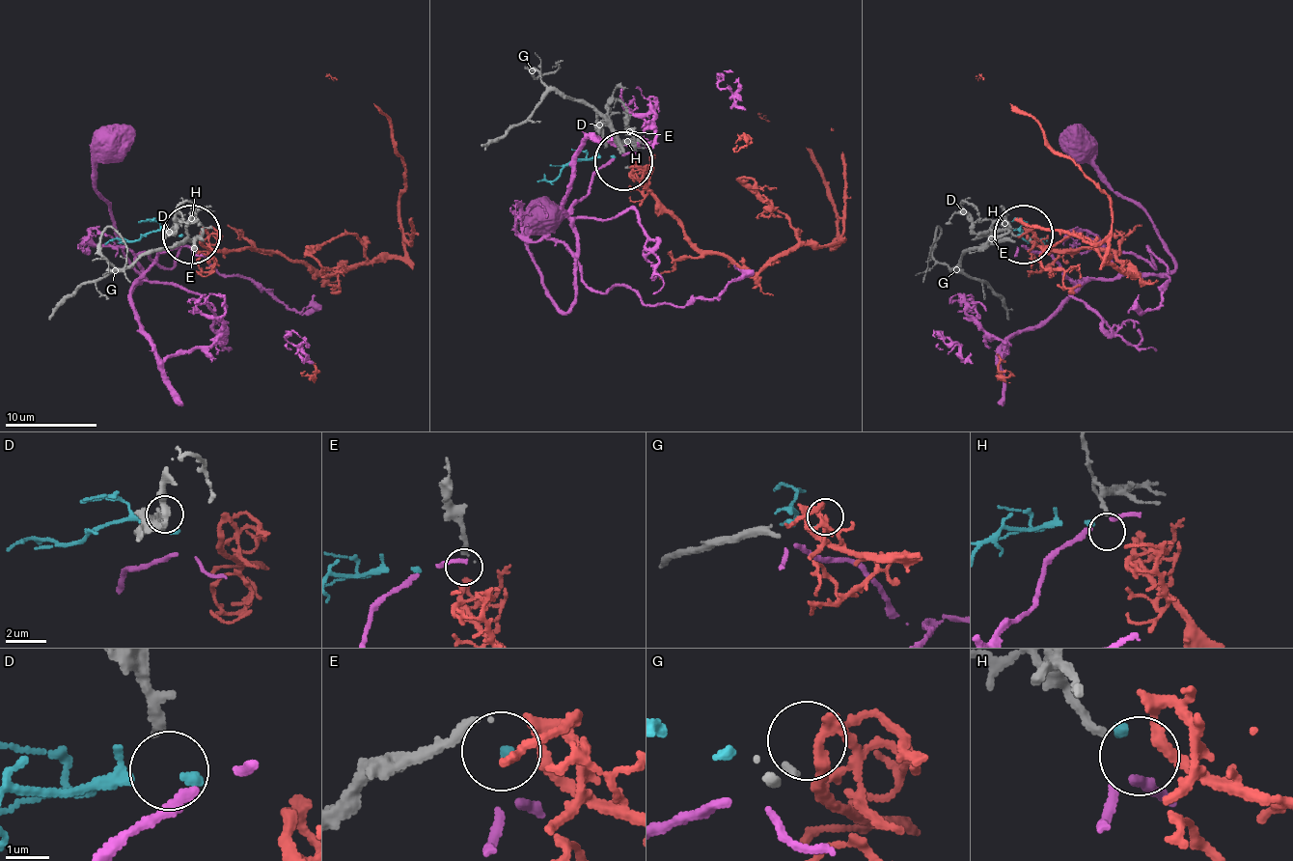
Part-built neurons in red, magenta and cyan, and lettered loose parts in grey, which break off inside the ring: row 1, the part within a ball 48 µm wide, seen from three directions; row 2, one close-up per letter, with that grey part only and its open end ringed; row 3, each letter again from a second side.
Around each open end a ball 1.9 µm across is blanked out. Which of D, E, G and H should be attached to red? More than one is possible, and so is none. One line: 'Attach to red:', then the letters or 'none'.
Attach to red: E

